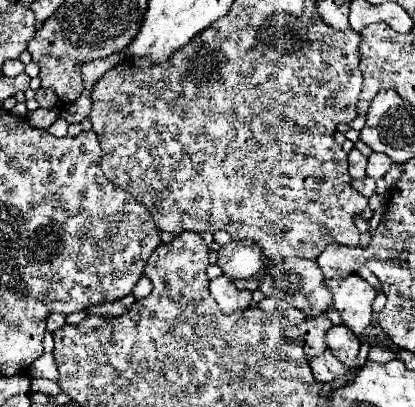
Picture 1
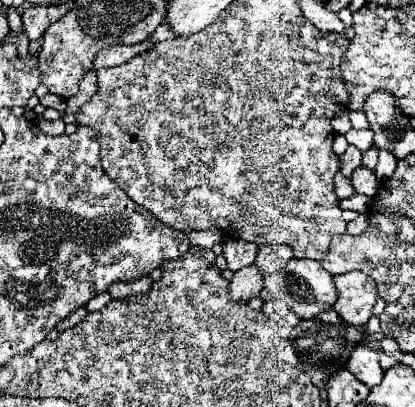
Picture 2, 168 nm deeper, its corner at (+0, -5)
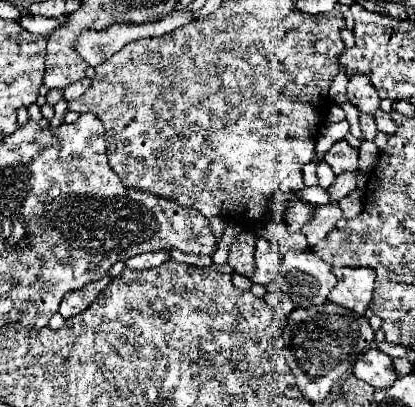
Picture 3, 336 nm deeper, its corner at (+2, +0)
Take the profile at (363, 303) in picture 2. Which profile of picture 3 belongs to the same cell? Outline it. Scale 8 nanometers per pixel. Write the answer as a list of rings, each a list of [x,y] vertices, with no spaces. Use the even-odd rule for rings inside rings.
[[[340,268],[334,270],[338,282],[332,288],[328,300],[340,304],[352,312],[364,314],[374,294],[374,270],[372,268]]]

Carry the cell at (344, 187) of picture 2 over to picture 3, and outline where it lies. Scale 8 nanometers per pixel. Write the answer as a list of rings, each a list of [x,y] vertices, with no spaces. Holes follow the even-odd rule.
[[[320,162],[320,166],[318,166],[318,184],[322,188],[330,188],[334,182],[336,182],[336,174],[332,172],[332,168],[328,164]]]

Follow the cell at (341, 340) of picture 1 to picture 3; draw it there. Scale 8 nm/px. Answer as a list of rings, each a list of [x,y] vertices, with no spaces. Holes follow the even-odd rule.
[[[368,348],[356,364],[354,364],[354,376],[368,382],[374,388],[384,388],[396,380],[396,372],[392,368],[392,358],[380,352],[378,348]]]

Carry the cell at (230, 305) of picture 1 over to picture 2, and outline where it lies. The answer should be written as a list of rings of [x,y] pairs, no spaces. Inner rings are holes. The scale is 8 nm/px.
[[[252,263],[234,273],[234,277],[230,281],[230,297],[234,301],[246,301],[246,299],[258,297],[262,287],[264,287],[262,271],[256,269],[256,265]]]

